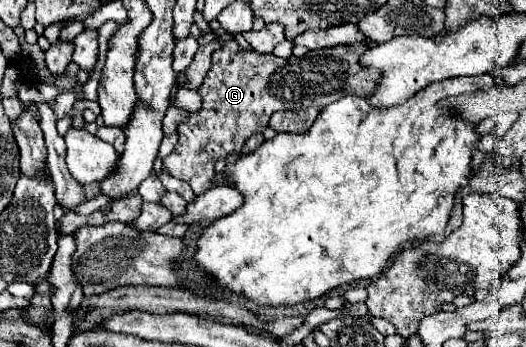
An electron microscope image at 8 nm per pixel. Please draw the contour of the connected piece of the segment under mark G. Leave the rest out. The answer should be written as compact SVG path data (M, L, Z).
M225 40L223 46L213 52L213 66L199 88L203 104L177 126L179 142L175 150L163 158L163 168L171 176L187 182L195 196L203 194L211 188L213 168L221 152L241 152L251 134L259 134L267 128L273 112L307 106L325 108L341 96L369 94L371 86L375 86L375 74L367 74L359 66L359 54L365 50L369 50L369 44L335 46L307 52L303 58L291 56L283 60L273 54L245 52L235 40Z

